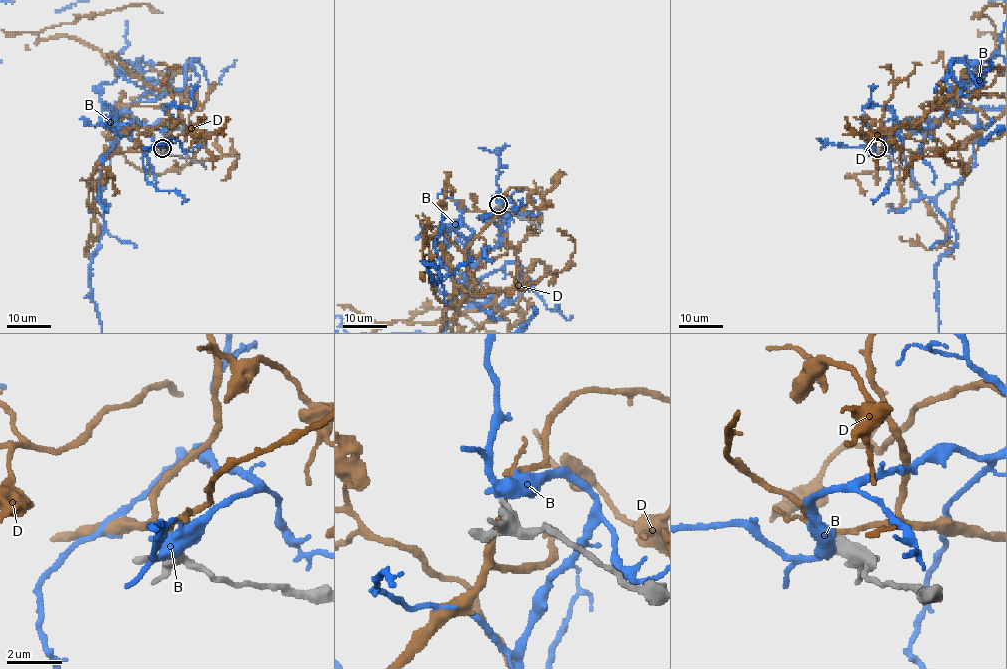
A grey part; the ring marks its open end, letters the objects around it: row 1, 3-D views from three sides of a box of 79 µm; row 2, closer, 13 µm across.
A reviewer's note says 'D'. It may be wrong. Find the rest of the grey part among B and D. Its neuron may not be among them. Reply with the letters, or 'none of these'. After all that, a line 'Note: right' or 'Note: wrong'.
none of these
Note: wrong

